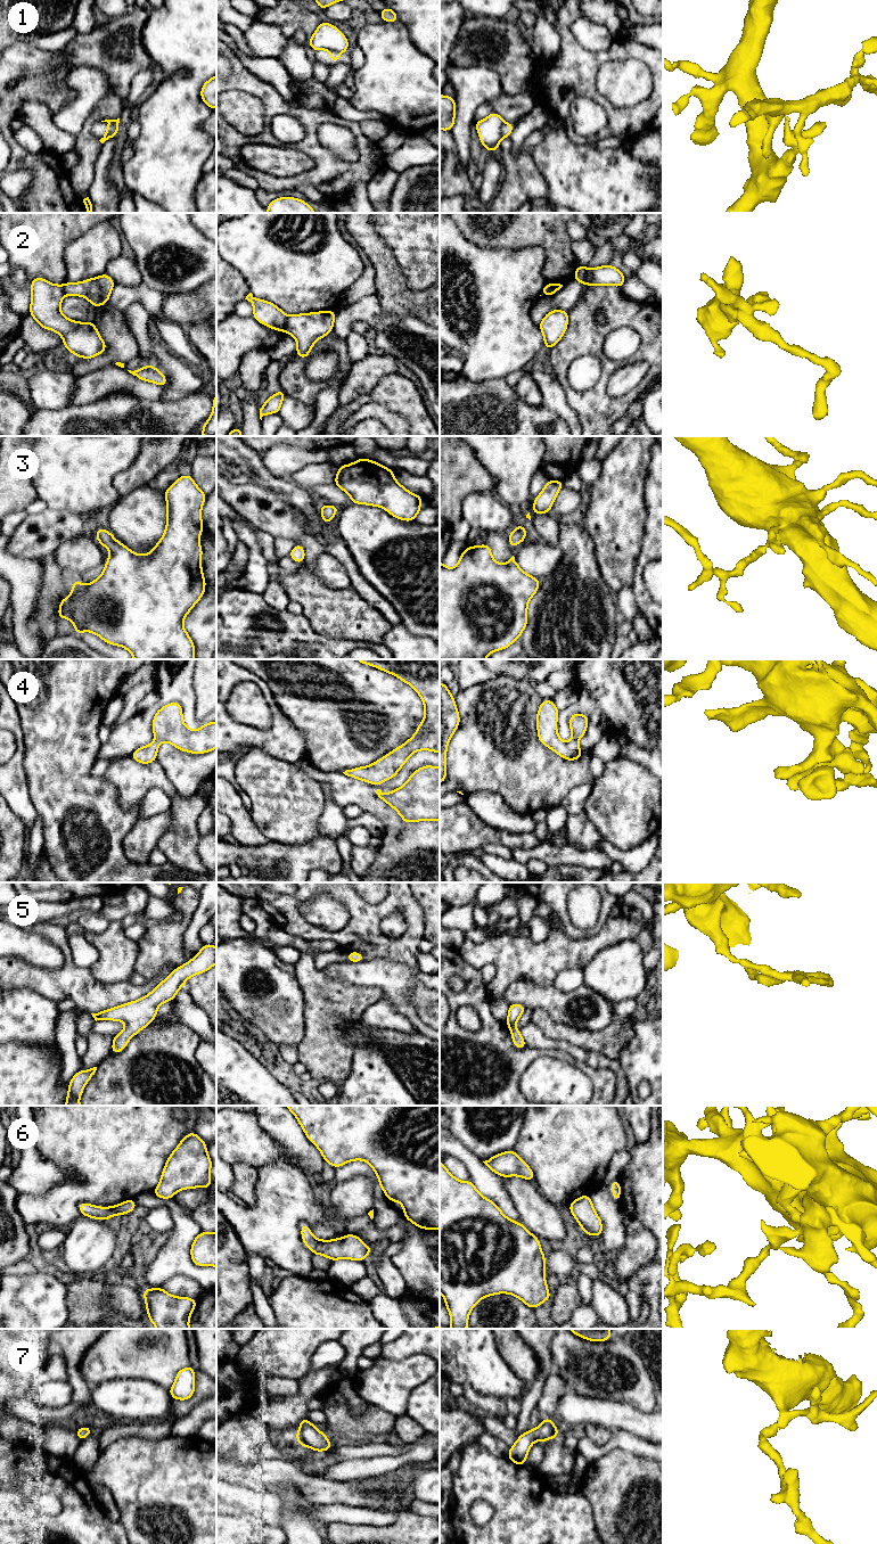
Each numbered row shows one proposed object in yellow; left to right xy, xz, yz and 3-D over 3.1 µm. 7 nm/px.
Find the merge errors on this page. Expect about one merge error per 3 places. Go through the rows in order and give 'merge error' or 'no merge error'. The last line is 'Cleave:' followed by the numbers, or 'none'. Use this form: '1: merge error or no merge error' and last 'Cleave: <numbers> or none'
1: merge error
2: merge error
3: no merge error
4: no merge error
5: no merge error
6: no merge error
7: no merge error
Cleave: 1, 2

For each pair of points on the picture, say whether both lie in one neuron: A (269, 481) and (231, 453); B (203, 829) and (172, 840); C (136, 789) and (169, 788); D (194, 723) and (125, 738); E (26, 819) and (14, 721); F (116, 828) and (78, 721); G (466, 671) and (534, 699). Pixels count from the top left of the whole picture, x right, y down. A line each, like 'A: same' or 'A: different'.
A: same
B: different
C: same
D: same
E: same
F: same
G: different

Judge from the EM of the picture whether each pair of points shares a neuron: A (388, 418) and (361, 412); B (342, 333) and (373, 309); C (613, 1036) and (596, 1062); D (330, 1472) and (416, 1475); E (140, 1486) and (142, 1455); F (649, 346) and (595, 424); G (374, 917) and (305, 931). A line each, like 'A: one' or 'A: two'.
A: one
B: one
C: two
D: two
E: one
F: one
G: one

